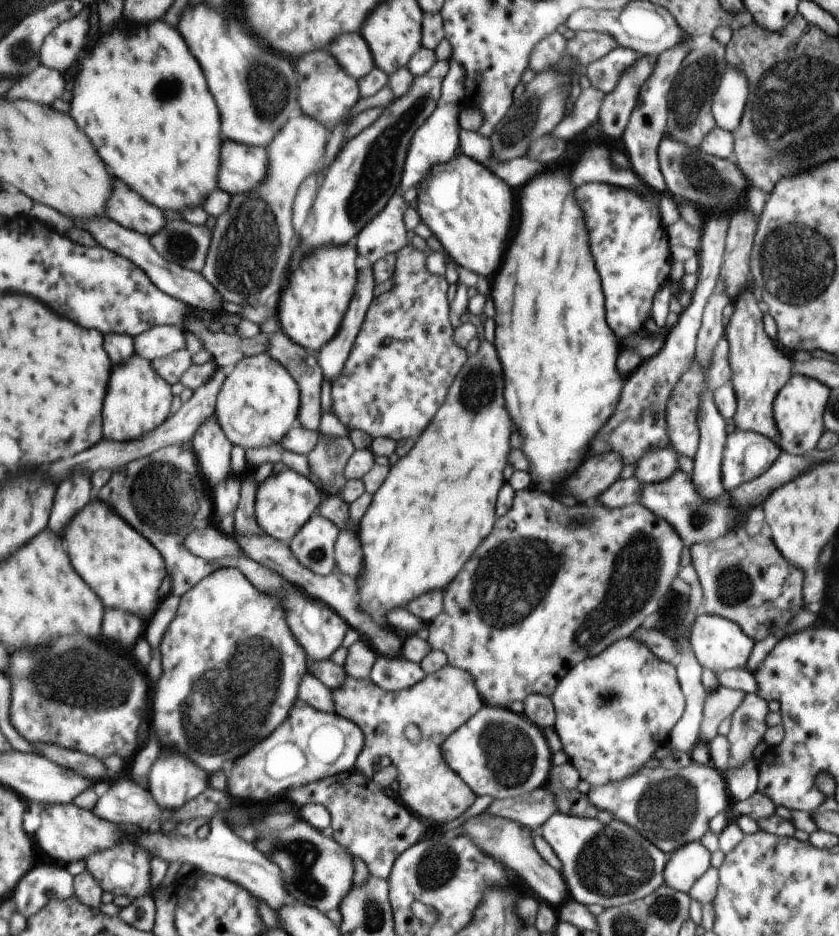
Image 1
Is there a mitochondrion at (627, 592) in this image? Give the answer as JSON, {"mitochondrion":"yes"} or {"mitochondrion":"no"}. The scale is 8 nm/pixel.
{"mitochondrion":"yes"}

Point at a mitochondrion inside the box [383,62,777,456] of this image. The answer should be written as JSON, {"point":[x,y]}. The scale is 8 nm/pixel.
{"point":[522,125]}

